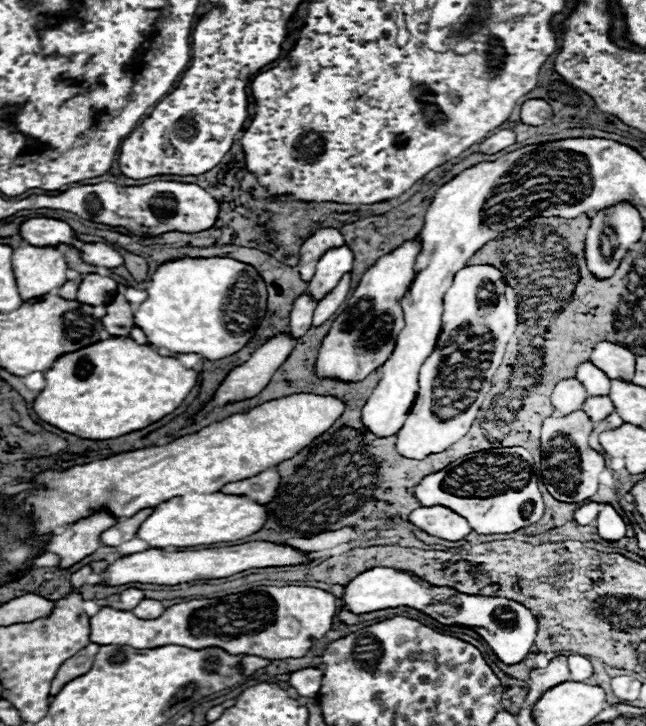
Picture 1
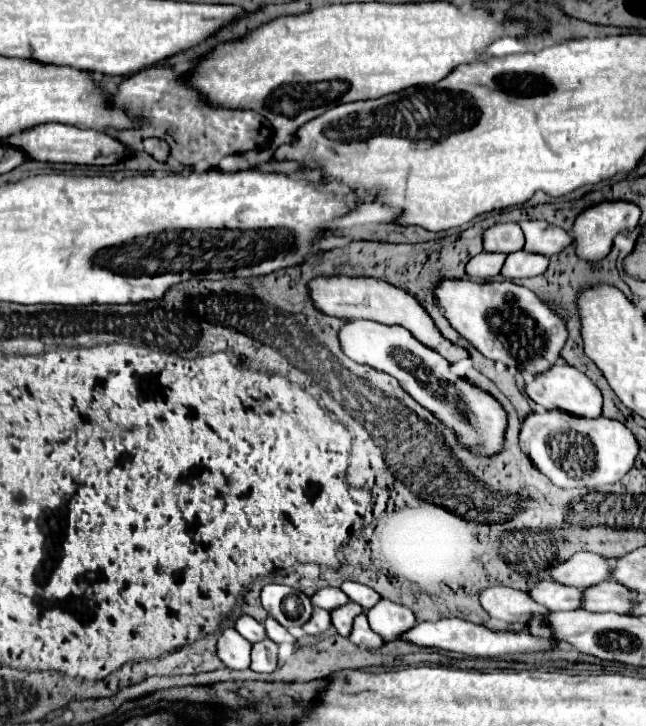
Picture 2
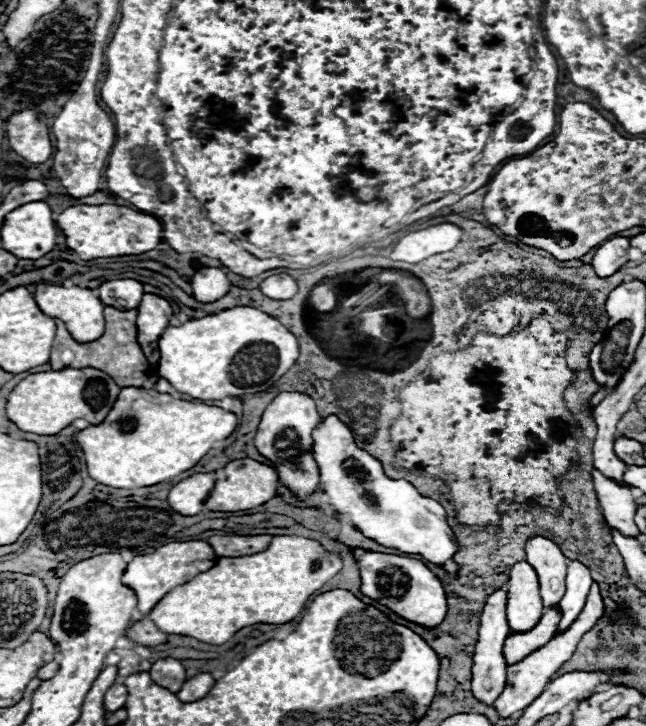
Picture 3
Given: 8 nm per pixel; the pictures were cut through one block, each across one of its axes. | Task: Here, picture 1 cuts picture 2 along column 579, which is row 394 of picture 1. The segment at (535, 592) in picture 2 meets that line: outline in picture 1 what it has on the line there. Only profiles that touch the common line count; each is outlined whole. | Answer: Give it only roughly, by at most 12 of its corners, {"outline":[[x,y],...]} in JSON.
{"outline":[[592,362],[580,364],[580,380],[588,396],[608,396],[610,378]]}

